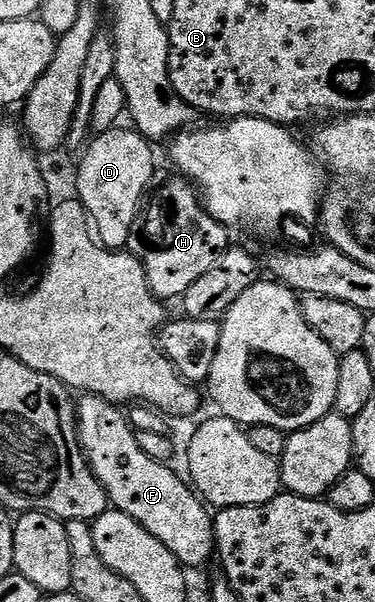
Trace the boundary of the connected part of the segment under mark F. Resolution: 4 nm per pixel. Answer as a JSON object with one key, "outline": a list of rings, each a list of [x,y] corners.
{"outline":[[[85,395],[84,398],[76,404],[77,409],[77,438],[81,441],[81,449],[85,453],[85,458],[89,460],[89,468],[95,473],[95,477],[100,483],[105,486],[105,492],[109,495],[110,504],[116,510],[127,513],[127,517],[131,517],[135,521],[139,521],[139,525],[143,525],[143,529],[147,529],[147,533],[151,533],[151,537],[155,537],[155,541],[163,541],[163,545],[167,545],[167,549],[171,549],[171,553],[181,562],[182,567],[192,569],[192,567],[201,567],[210,558],[215,555],[215,540],[213,537],[213,519],[208,506],[199,498],[196,490],[184,478],[180,479],[175,472],[172,471],[172,466],[155,461],[151,457],[147,457],[147,453],[143,453],[143,449],[139,449],[139,441],[137,440],[137,432],[133,430],[126,412],[122,410],[118,404],[108,403],[103,397],[98,395]]]}

